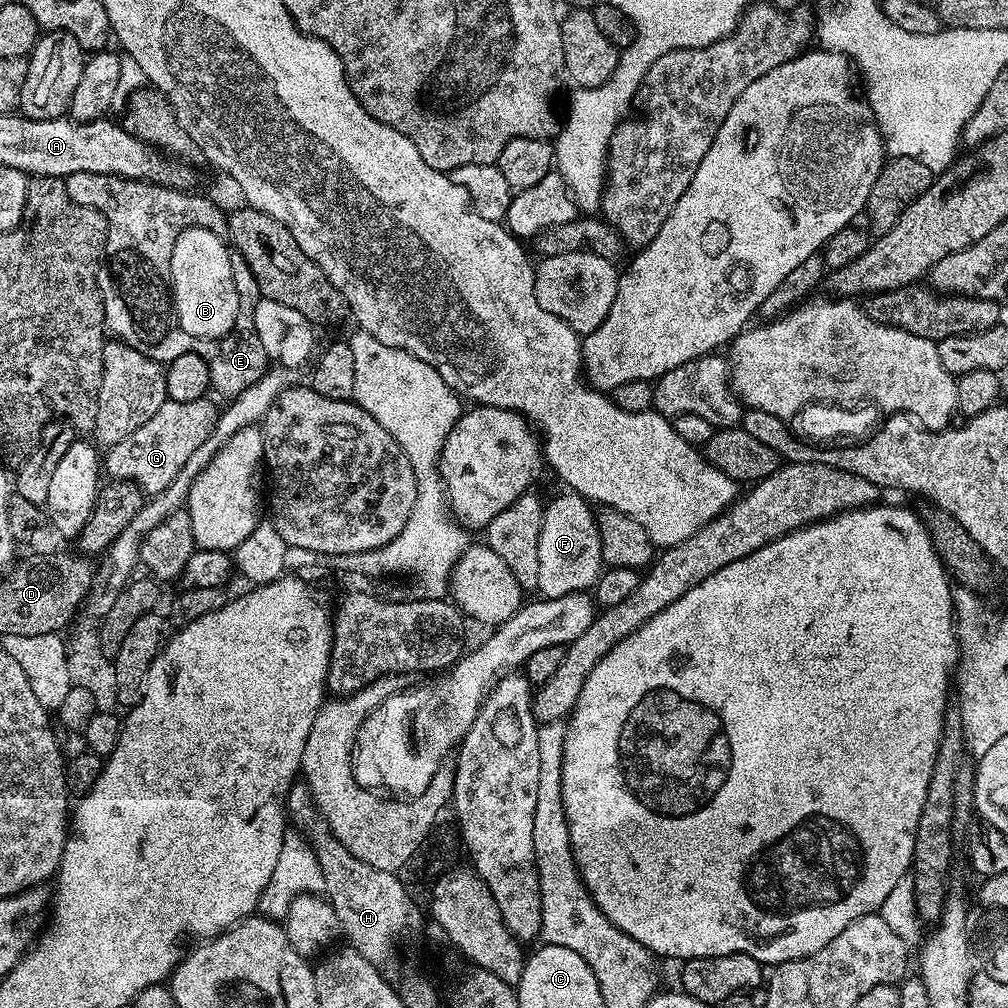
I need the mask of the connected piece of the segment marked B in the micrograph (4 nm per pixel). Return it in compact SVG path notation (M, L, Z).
M190 227L186 236L182 234L172 262L182 324L186 330L201 334L205 341L217 341L225 337L237 327L242 314L239 292L234 282L231 251L221 238L217 231Z

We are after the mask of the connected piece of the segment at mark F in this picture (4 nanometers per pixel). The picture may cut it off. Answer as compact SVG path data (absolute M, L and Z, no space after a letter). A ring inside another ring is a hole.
M573 491L565 493L565 496L556 496L544 504L542 530L538 534L538 592L546 600L562 598L575 592L587 593L602 575L602 546L593 507L585 497Z

